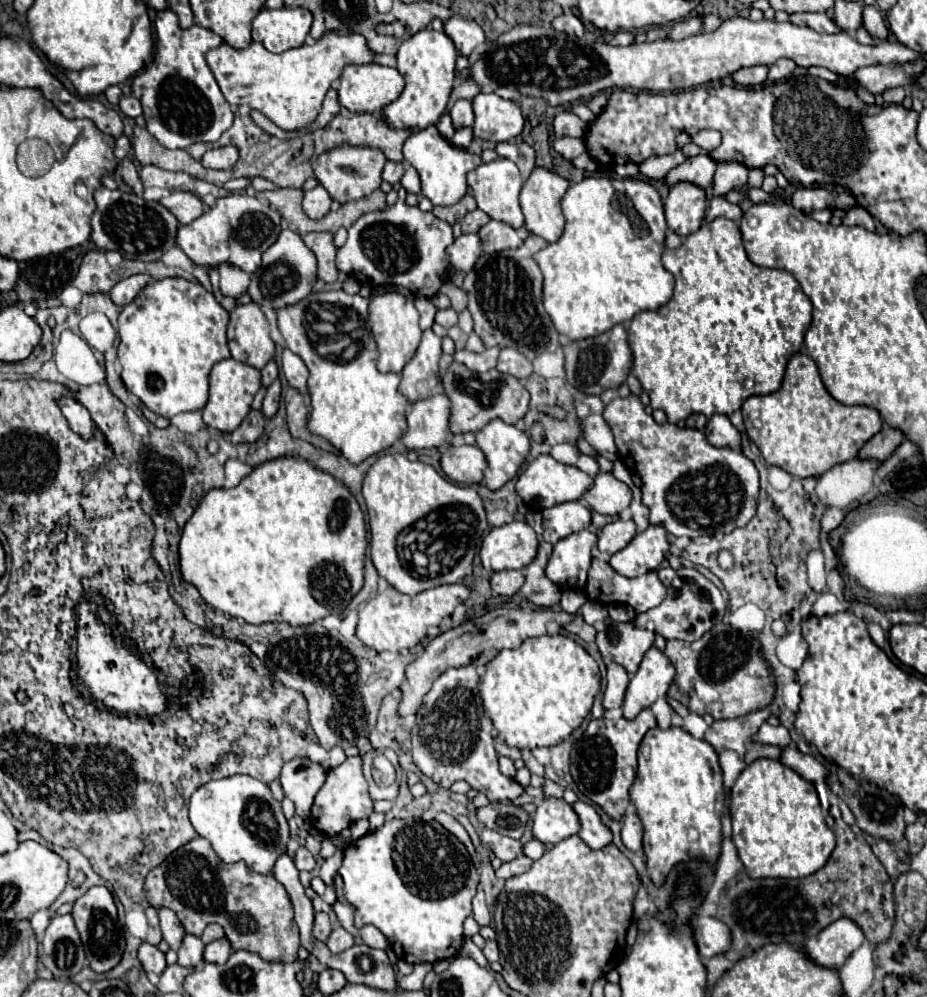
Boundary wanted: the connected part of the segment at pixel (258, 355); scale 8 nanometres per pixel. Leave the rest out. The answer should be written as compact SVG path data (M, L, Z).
M237 305L229 313L227 341L231 357L255 369L263 369L275 353L275 343L269 337L269 323L259 305Z

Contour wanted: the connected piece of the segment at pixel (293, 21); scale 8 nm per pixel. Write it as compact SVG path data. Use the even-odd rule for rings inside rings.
M283 7L277 11L261 9L253 21L253 31L257 39L271 53L283 53L305 43L311 29L311 13L301 7Z

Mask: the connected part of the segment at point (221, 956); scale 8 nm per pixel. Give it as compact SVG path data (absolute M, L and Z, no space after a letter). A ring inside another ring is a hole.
M219 939L219 941L213 941L213 943L205 945L203 959L209 961L209 963L223 965L229 955L231 955L231 945L229 945L229 941L227 941L227 939Z

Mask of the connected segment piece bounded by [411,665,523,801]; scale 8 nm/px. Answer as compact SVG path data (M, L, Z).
M473 665L447 669L425 695L417 713L417 723L411 729L413 763L421 773L431 777L439 787L451 787L455 781L467 781L475 791L487 795L489 801L515 801L523 787L499 771L497 751L493 747L491 721L483 713L477 693L477 673Z

